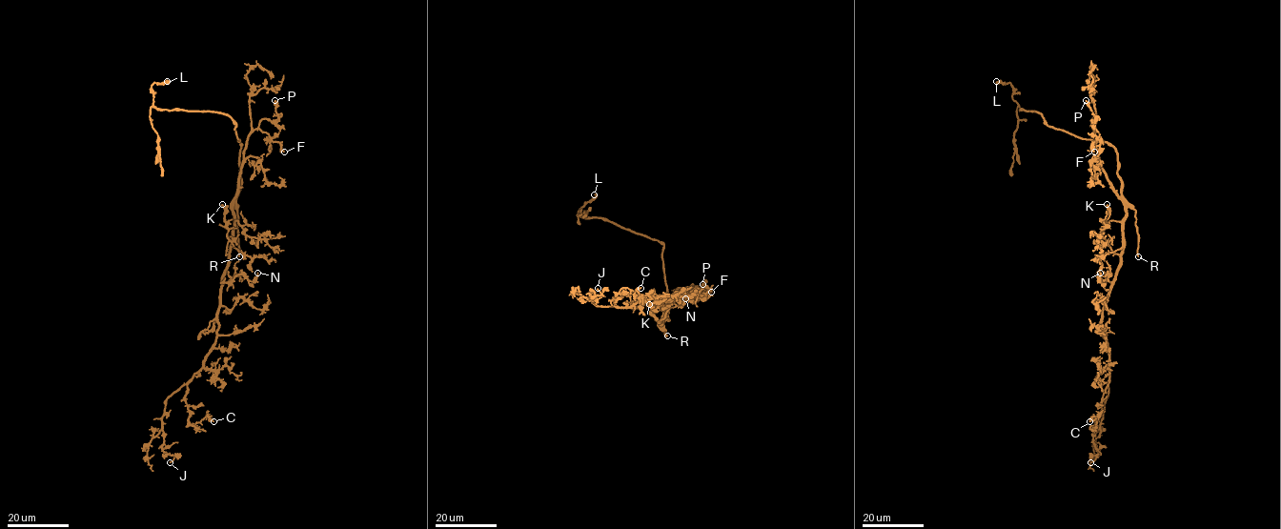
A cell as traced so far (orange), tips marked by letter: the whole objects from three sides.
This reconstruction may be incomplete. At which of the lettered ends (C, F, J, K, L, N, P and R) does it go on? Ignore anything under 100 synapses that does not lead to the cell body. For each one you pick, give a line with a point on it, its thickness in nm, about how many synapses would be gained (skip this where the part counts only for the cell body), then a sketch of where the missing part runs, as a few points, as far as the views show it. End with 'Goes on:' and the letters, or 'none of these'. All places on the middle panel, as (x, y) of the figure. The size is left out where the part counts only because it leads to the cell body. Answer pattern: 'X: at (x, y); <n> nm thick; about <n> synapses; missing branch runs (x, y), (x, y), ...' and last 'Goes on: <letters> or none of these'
R: at (667, 335); 240 nm thick; missing branch runs (667, 335), (677, 333), (671, 331), (646, 340), (673, 338), (687, 342), (695, 349), (691, 361)
Goes on: R

